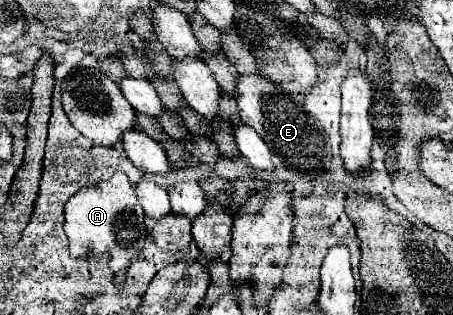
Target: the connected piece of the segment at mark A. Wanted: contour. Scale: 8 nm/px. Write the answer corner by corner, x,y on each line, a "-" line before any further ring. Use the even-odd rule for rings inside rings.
114,172
110,180
88,182
64,206
64,232
70,240
70,254
74,258
84,258
88,248
92,252
110,252
110,268
124,278
126,268
134,262
144,246
146,226
144,210
136,198
134,186
124,172

